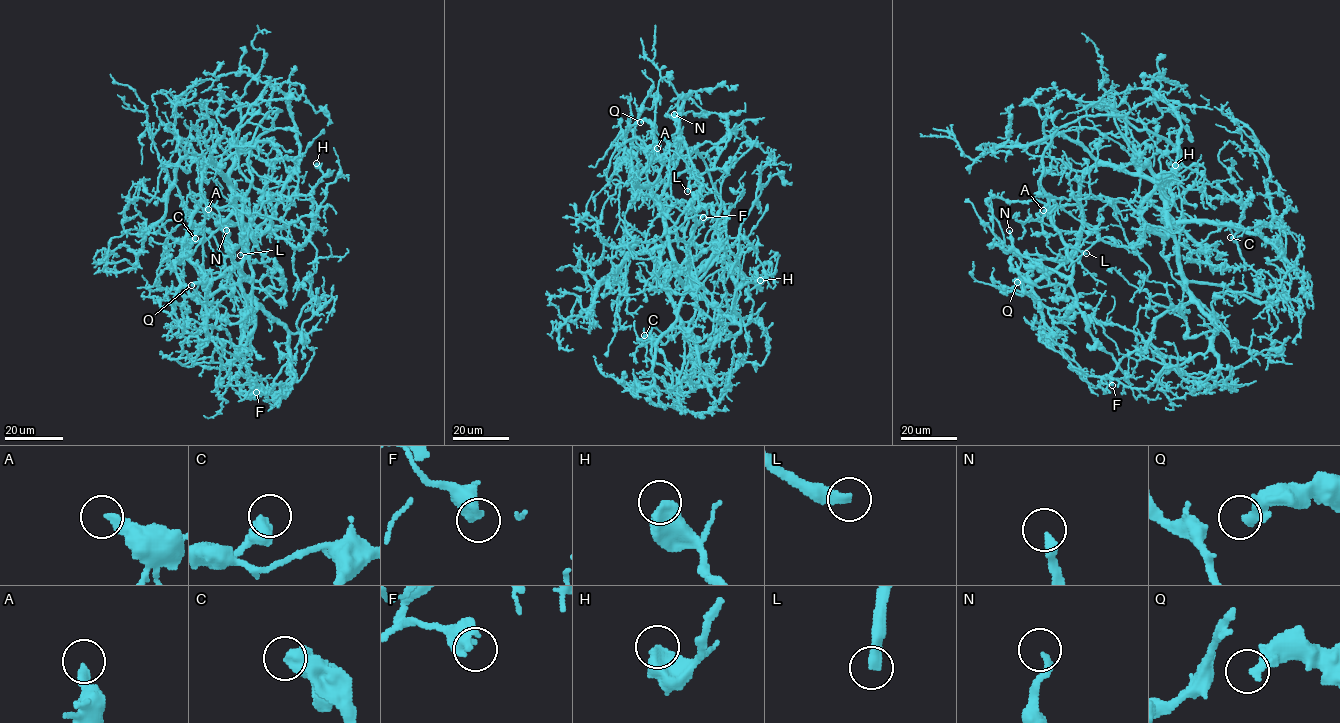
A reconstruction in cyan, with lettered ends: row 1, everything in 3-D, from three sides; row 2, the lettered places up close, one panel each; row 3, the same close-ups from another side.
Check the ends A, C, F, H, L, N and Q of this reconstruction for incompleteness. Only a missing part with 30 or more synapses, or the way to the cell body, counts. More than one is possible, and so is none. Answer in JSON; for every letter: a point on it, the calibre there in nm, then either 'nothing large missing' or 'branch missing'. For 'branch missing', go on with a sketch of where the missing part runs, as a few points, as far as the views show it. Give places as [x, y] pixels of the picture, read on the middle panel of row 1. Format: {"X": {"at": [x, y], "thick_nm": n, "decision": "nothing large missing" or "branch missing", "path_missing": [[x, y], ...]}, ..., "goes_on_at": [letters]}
{"A": {"at": [657, 148], "thick_nm": 300, "decision": "nothing large missing"}, "C": {"at": [644, 335], "thick_nm": 600, "decision": "nothing large missing"}, "F": {"at": [703, 217], "thick_nm": 550, "decision": "nothing large missing"}, "H": {"at": [760, 280], "thick_nm": 550, "decision": "nothing large missing"}, "L": {"at": [687, 191], "thick_nm": 340, "decision": "branch missing", "path_missing": [[687, 191], [672, 201], [652, 227], [651, 245], [640, 267]]}, "N": {"at": [674, 114], "thick_nm": 280, "decision": "nothing large missing"}, "Q": {"at": [640, 122], "thick_nm": 260, "decision": "nothing large missing"}, "goes_on_at": ["L"]}

